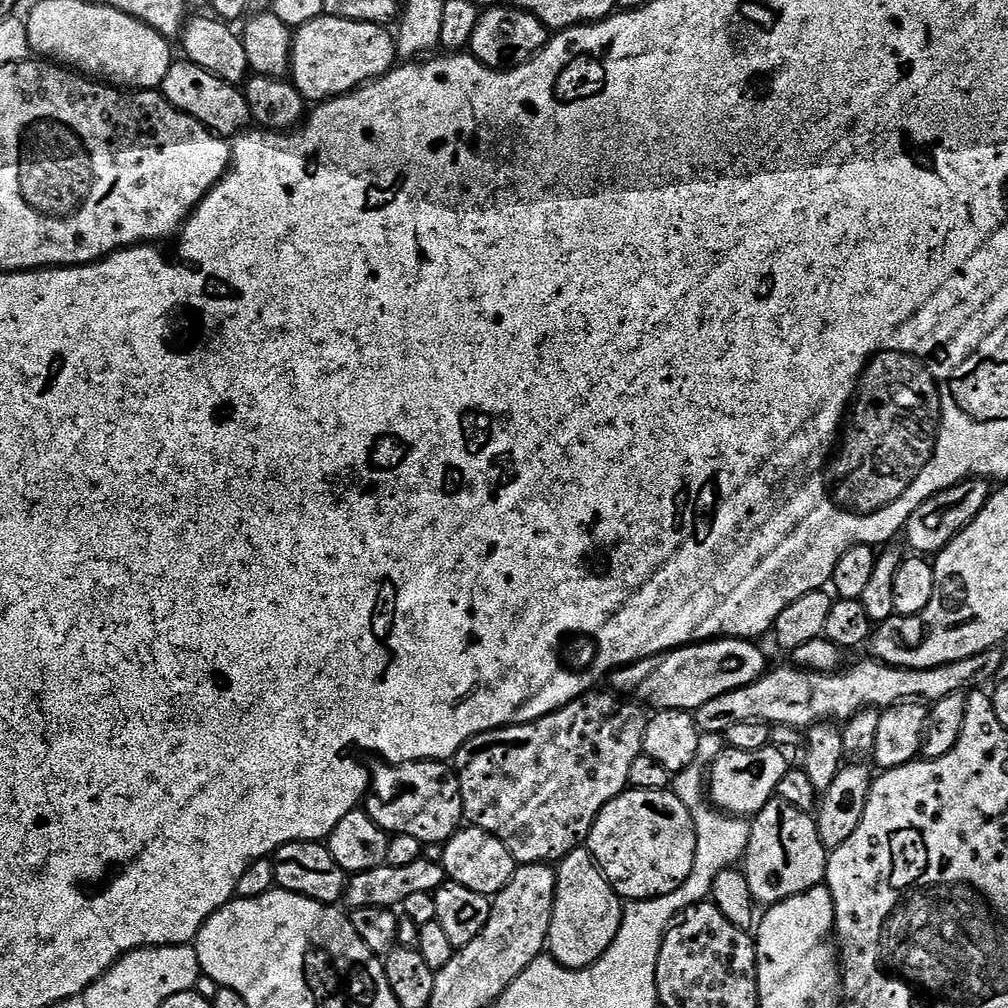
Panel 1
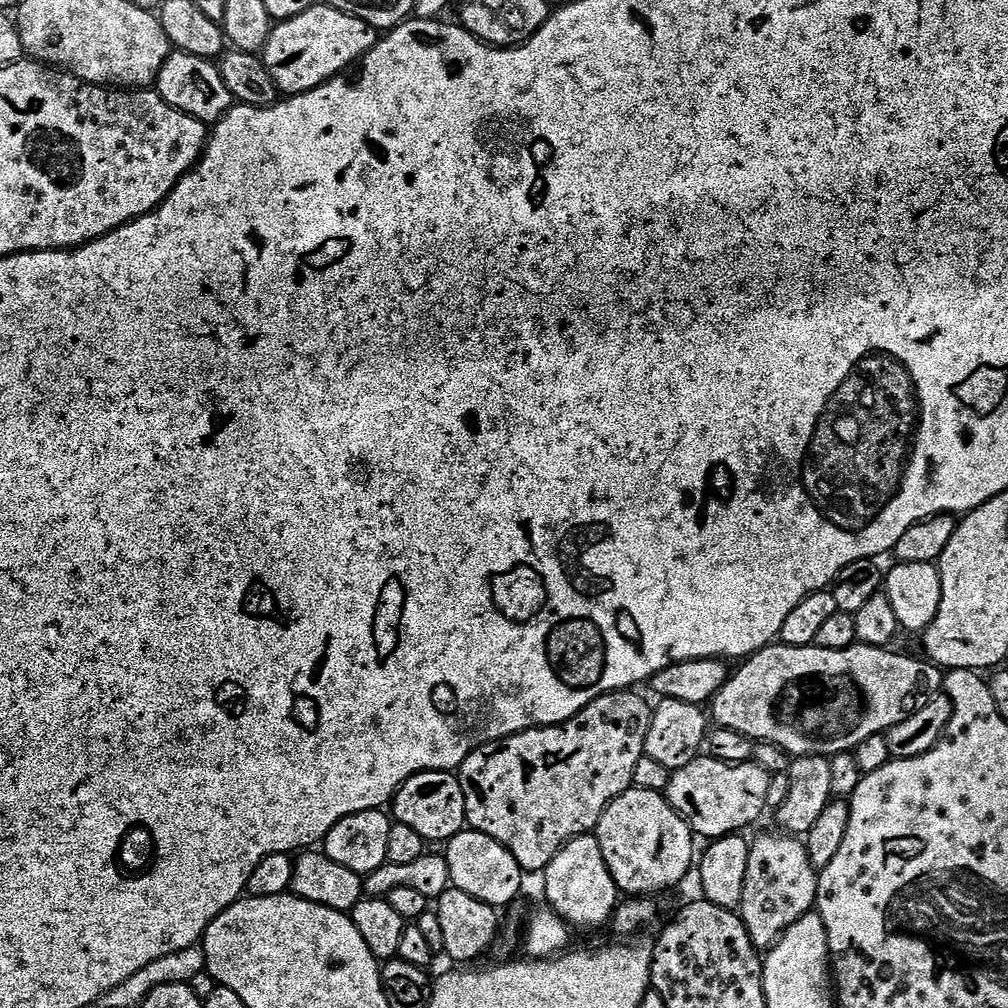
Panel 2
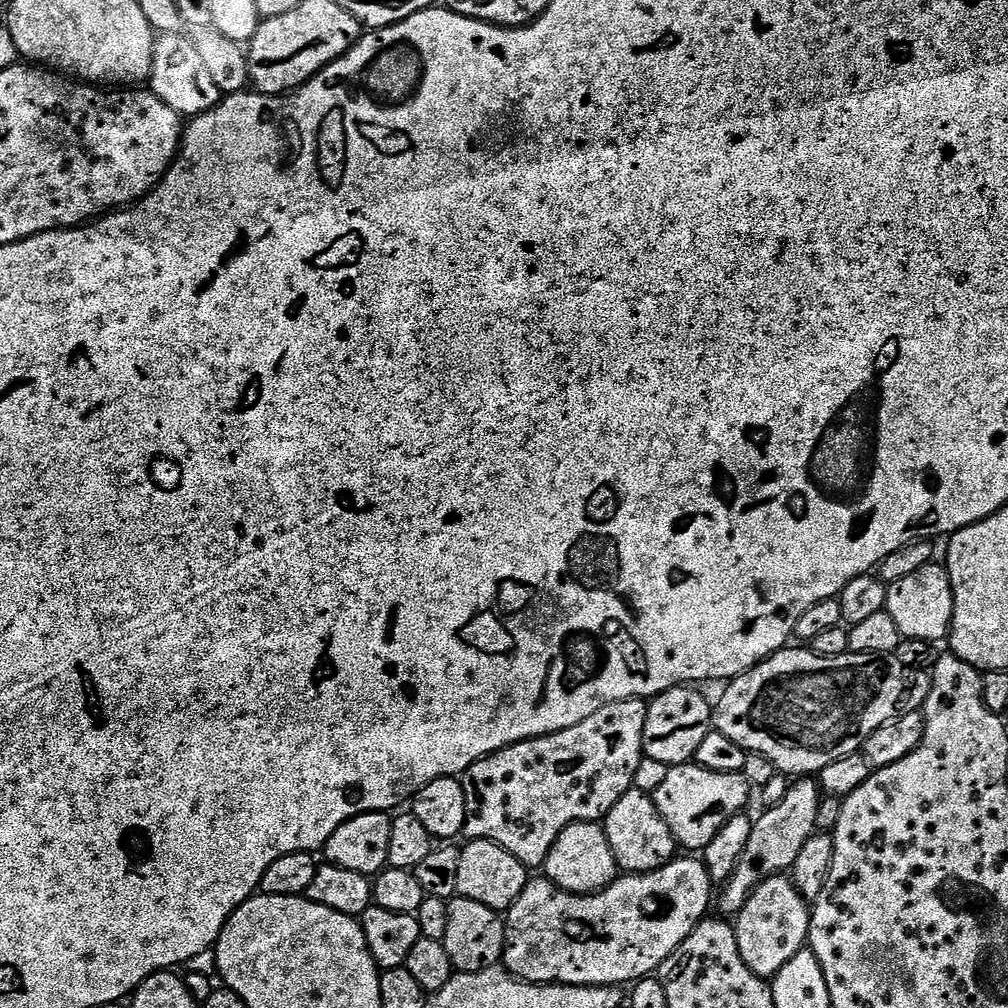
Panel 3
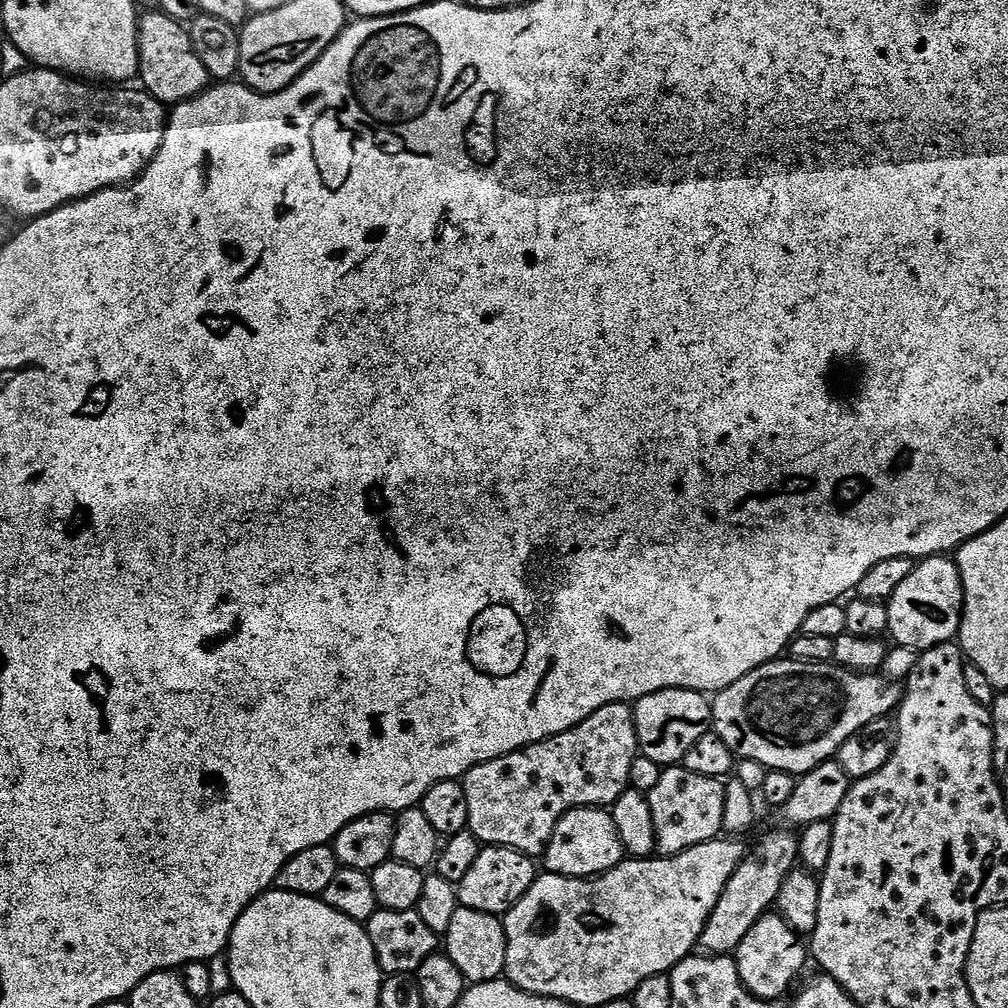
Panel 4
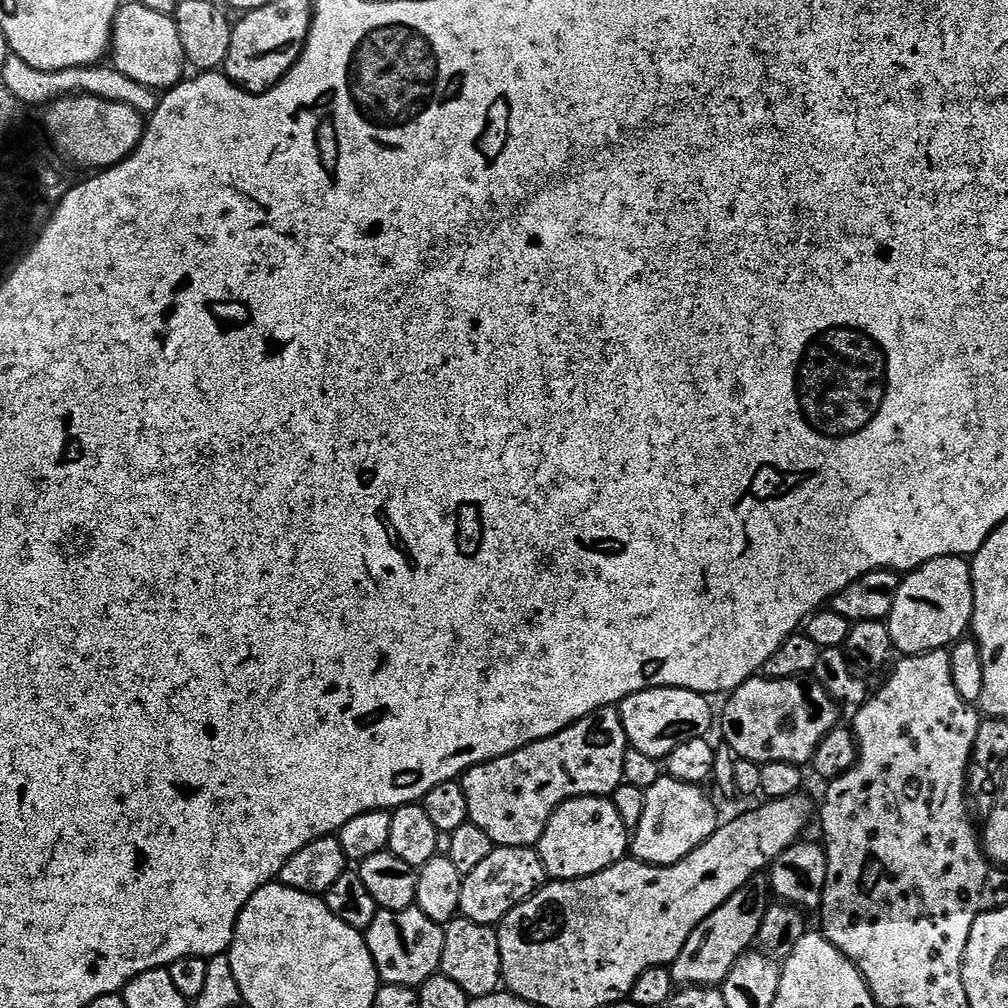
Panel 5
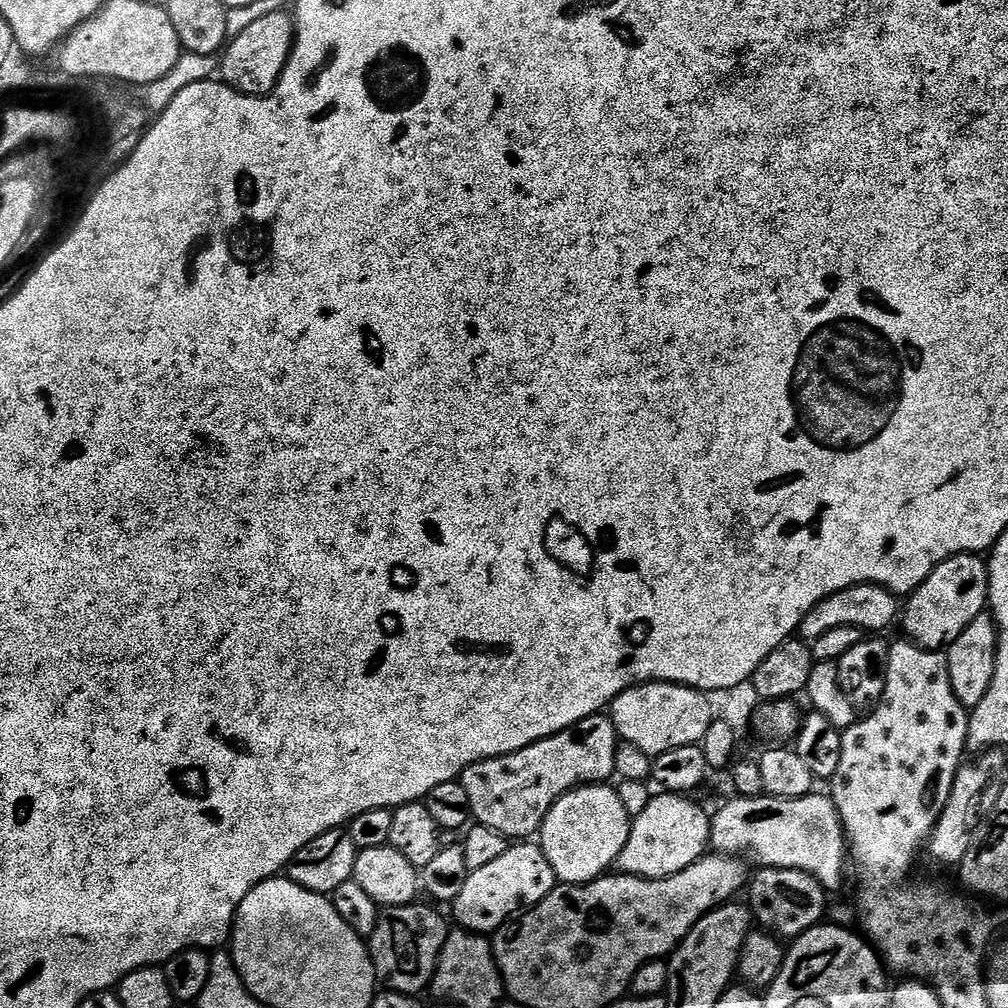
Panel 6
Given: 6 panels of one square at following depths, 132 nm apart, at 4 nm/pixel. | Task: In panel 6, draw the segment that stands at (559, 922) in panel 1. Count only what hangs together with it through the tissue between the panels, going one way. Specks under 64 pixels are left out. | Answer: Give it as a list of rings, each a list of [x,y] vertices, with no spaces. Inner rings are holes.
[[[607,783],[585,784],[565,794],[549,810],[538,843],[560,884],[589,884],[615,865],[626,838],[630,838],[632,822],[615,787]]]

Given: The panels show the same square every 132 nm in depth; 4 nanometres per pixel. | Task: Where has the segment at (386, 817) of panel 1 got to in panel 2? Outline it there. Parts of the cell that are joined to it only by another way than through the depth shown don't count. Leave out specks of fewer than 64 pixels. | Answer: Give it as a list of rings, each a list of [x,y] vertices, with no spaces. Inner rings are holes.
[[[423,772],[417,776],[410,777],[397,790],[396,799],[390,805],[390,812],[395,823],[412,827],[416,833],[422,834],[425,841],[430,839],[450,841],[454,839],[458,833],[465,831],[466,828],[466,798],[462,794],[459,775],[451,772]]]

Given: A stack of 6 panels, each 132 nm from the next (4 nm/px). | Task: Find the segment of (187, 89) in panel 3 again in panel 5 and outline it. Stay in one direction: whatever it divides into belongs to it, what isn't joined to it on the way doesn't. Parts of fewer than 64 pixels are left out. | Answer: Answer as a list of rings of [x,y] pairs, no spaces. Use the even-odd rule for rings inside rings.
[[[138,2],[125,3],[112,27],[111,63],[126,78],[142,82],[153,90],[175,88],[185,79],[186,61],[182,50],[182,38],[178,38],[178,26],[173,17],[146,10]]]

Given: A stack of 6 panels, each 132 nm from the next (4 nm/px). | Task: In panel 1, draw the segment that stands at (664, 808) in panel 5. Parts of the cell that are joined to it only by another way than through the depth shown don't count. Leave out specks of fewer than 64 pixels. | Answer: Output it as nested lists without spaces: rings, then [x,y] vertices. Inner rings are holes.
[[[725,747],[706,776],[706,792],[711,803],[719,811],[741,818],[755,817],[776,796],[778,782],[787,774],[790,767],[789,757],[781,749],[759,748],[758,750],[738,750]]]

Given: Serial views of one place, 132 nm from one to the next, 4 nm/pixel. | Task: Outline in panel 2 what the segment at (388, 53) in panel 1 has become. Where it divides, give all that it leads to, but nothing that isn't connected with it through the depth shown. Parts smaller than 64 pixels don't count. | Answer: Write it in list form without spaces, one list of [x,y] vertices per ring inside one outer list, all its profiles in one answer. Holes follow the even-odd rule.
[[[318,2],[298,18],[281,20],[266,42],[262,59],[270,70],[277,89],[288,96],[299,96],[349,71],[376,45],[378,29],[342,10],[334,10],[326,2]]]

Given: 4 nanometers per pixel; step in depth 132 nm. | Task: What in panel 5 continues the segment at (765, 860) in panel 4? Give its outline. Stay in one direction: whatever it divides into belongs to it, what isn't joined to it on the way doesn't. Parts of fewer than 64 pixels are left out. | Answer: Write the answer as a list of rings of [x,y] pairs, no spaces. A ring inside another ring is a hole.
[[[764,874],[750,878],[746,886],[730,894],[730,898],[726,898],[726,902],[722,902],[722,906],[718,906],[718,910],[714,910],[714,914],[686,938],[686,946],[682,946],[678,958],[670,966],[677,985],[697,988],[723,985],[734,962],[757,943],[756,935],[762,926],[762,918],[766,918],[769,903],[769,877]]]

